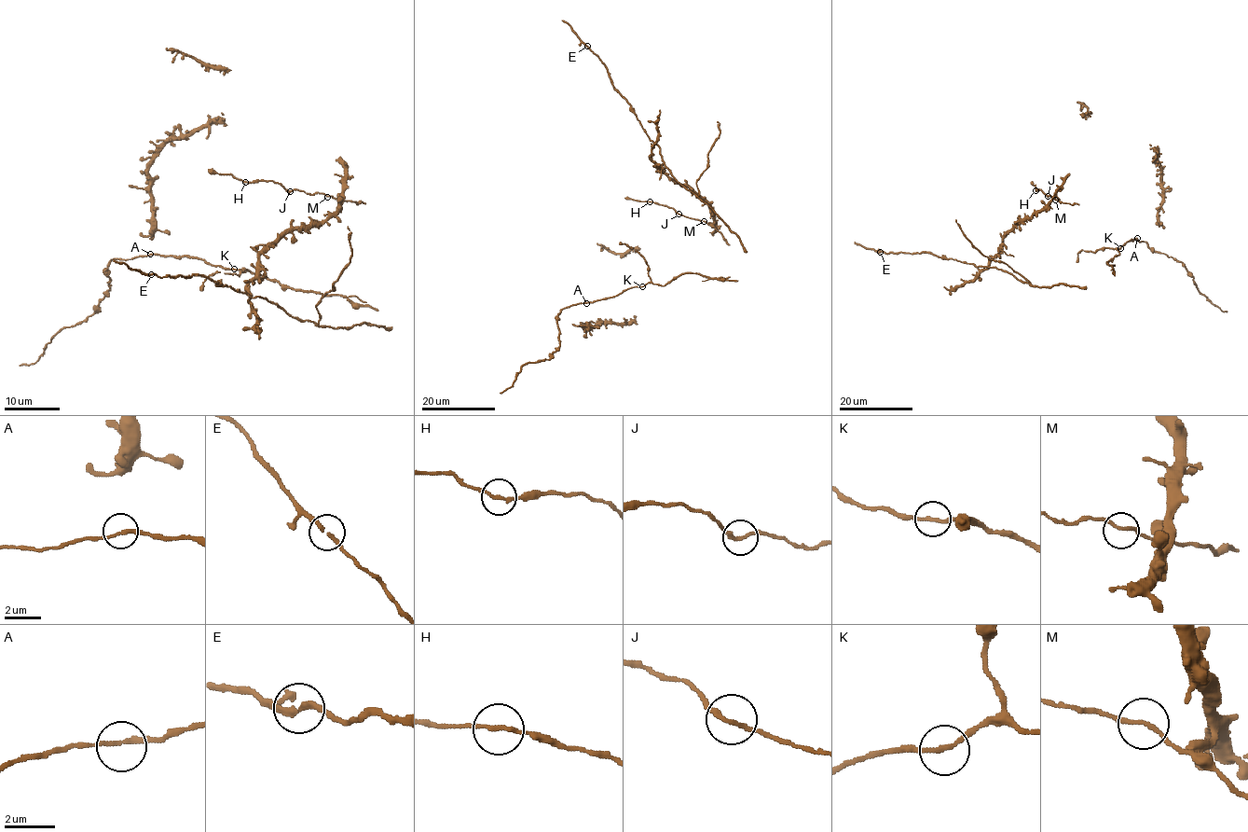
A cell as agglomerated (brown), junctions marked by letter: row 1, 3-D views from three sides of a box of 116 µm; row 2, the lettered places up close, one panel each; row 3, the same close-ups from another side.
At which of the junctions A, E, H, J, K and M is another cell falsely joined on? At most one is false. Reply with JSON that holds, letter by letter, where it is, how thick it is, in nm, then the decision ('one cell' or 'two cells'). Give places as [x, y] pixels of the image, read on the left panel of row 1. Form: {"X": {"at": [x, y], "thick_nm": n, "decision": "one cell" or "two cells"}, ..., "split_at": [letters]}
{"A": {"at": [150, 254], "thick_nm": 190, "decision": "one cell"}, "E": {"at": [151, 274], "thick_nm": 200, "decision": "one cell"}, "H": {"at": [245, 182], "thick_nm": 170, "decision": "one cell"}, "J": {"at": [290, 191], "thick_nm": 180, "decision": "one cell"}, "K": {"at": [234, 269], "thick_nm": 180, "decision": "one cell"}, "M": {"at": [327, 197], "thick_nm": 170, "decision": "one cell"}, "split_at": []}

